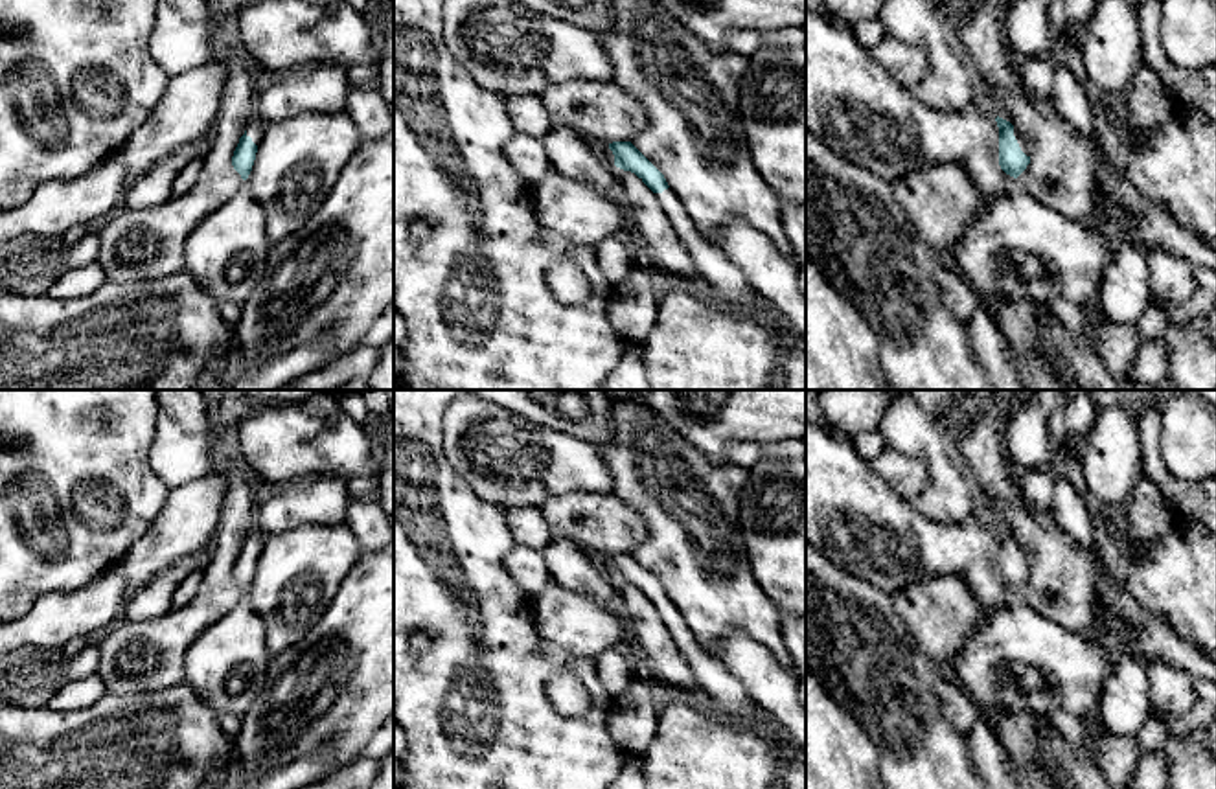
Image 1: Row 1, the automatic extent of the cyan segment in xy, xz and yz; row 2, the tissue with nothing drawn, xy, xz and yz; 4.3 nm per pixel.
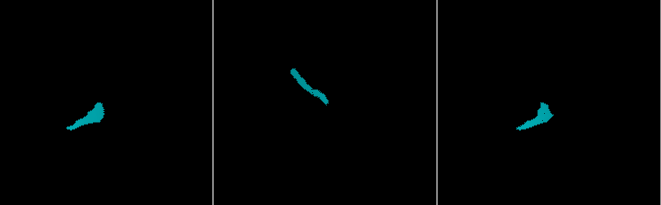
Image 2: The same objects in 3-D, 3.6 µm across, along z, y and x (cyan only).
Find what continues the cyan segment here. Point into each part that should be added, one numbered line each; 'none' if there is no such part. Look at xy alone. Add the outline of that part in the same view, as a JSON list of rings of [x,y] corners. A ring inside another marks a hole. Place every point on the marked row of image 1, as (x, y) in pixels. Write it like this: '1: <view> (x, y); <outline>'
1: xy (256, 127); [[[254,118],[247,129],[247,136],[250,136],[256,145],[259,145],[263,138],[265,125],[261,118]]]

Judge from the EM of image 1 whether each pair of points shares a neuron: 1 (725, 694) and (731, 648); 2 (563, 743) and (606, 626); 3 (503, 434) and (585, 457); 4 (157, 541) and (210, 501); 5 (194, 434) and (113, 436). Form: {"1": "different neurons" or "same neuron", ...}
{"1": "different neurons", "2": "different neurons", "3": "same neuron", "4": "same neuron", "5": "different neurons"}

